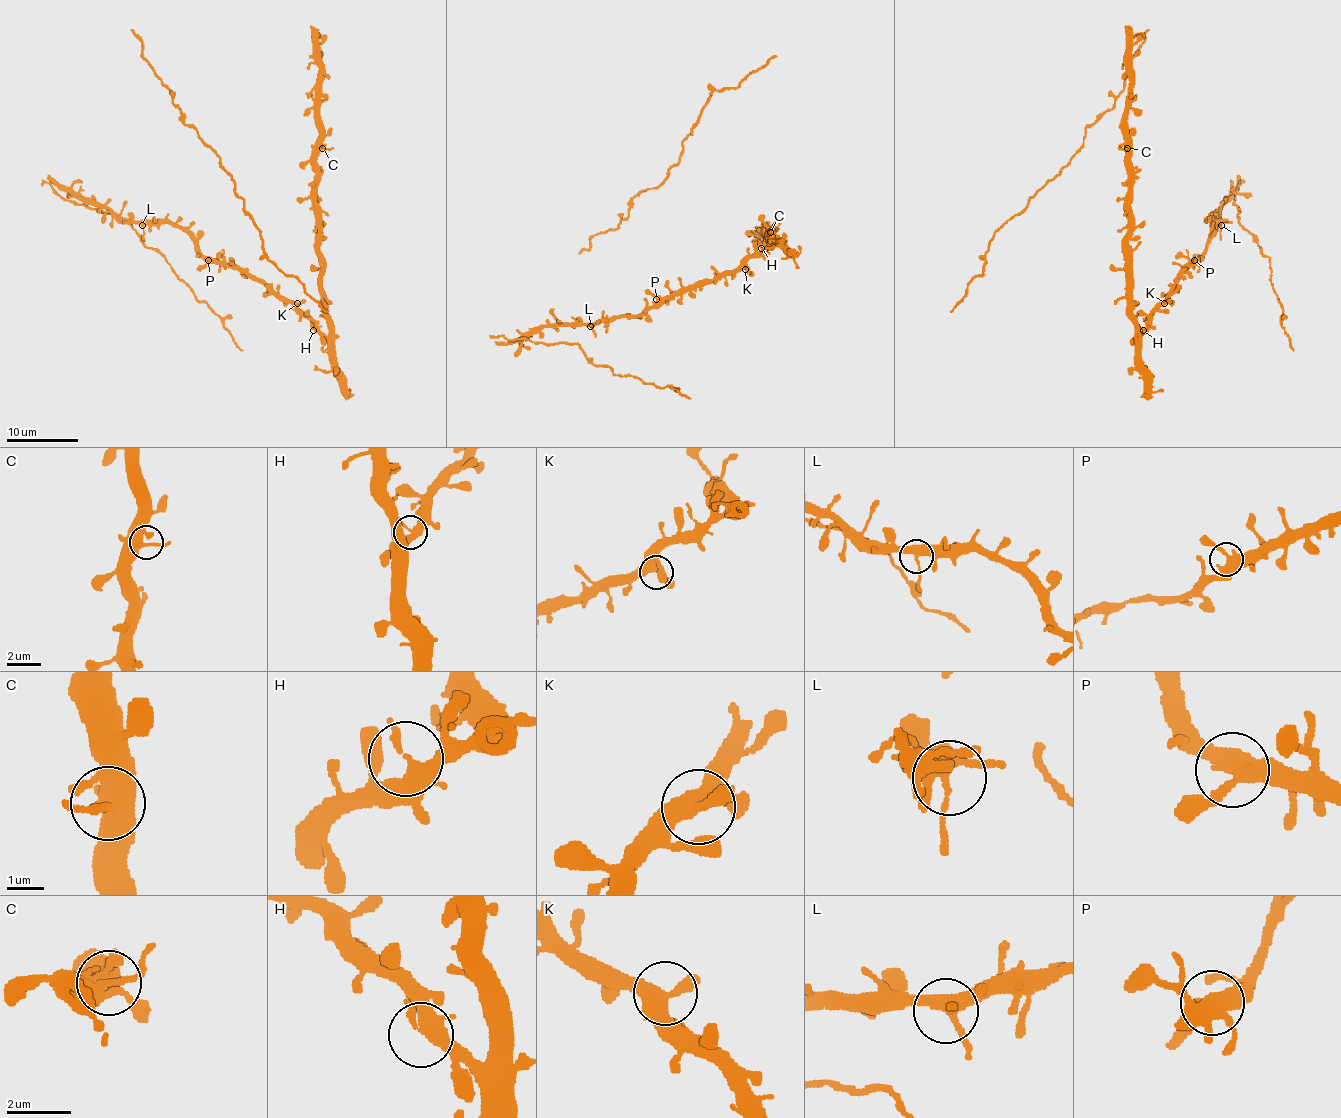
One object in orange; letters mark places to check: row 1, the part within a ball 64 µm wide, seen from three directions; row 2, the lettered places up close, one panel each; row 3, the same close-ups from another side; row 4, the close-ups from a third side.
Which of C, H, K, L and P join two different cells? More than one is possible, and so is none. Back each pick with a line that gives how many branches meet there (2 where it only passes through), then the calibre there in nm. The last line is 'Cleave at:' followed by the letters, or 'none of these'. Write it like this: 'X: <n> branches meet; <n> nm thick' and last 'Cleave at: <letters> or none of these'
Cleave at: none of these

